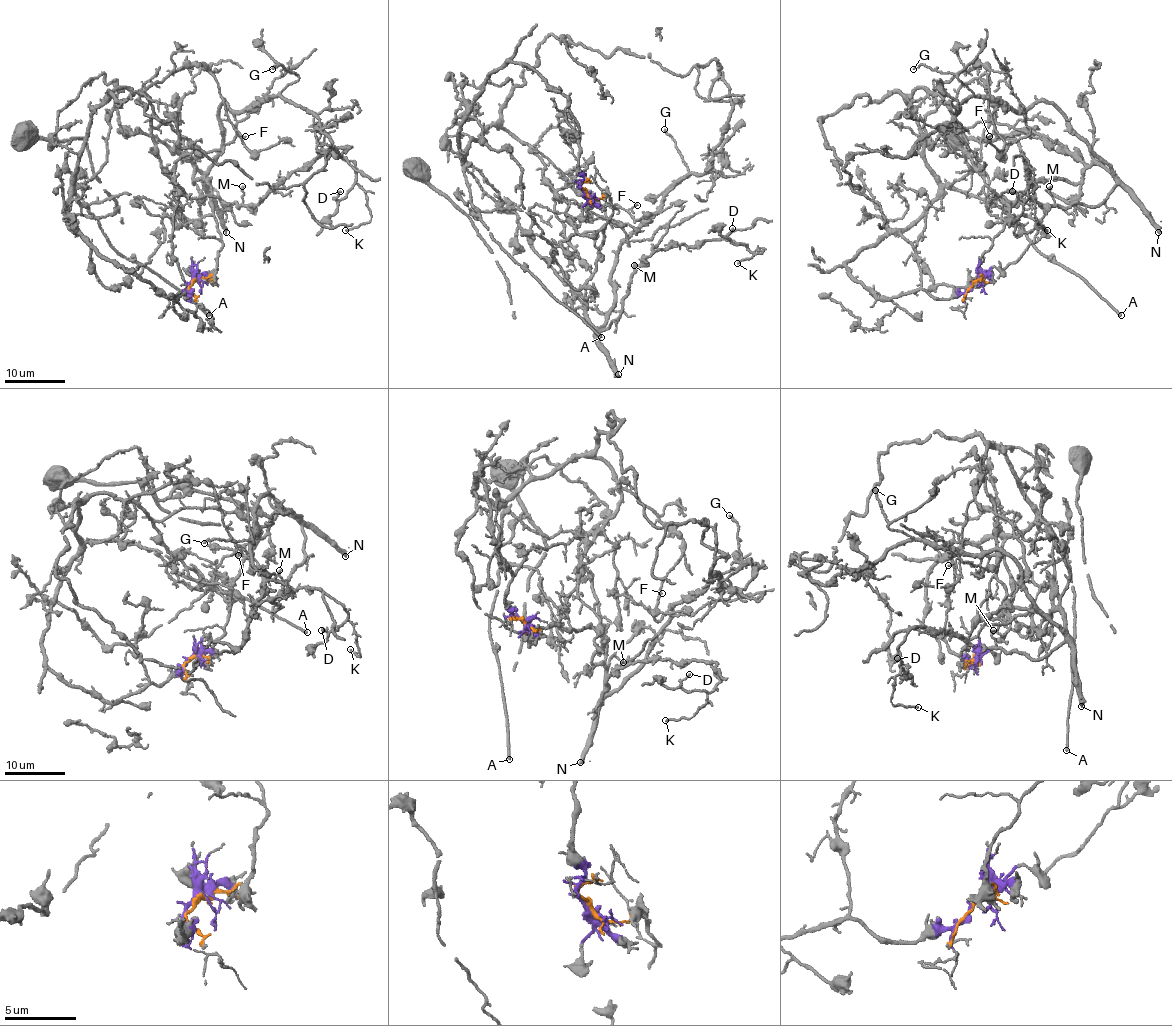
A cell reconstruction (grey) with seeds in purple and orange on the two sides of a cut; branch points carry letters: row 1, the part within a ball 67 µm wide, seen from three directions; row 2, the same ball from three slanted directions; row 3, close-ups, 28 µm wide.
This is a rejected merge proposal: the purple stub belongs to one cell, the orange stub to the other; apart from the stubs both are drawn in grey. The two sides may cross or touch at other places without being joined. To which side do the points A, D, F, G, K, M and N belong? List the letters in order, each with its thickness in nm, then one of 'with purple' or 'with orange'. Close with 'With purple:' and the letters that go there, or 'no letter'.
A: calibre 240 nm; with purple
D: calibre 150 nm; with orange
F: calibre 140 nm; with purple
G: calibre 180 nm; with orange
K: calibre 120 nm; with orange
M: calibre 90 nm; with orange
N: calibre 440 nm; with orange
With purple: A, F

